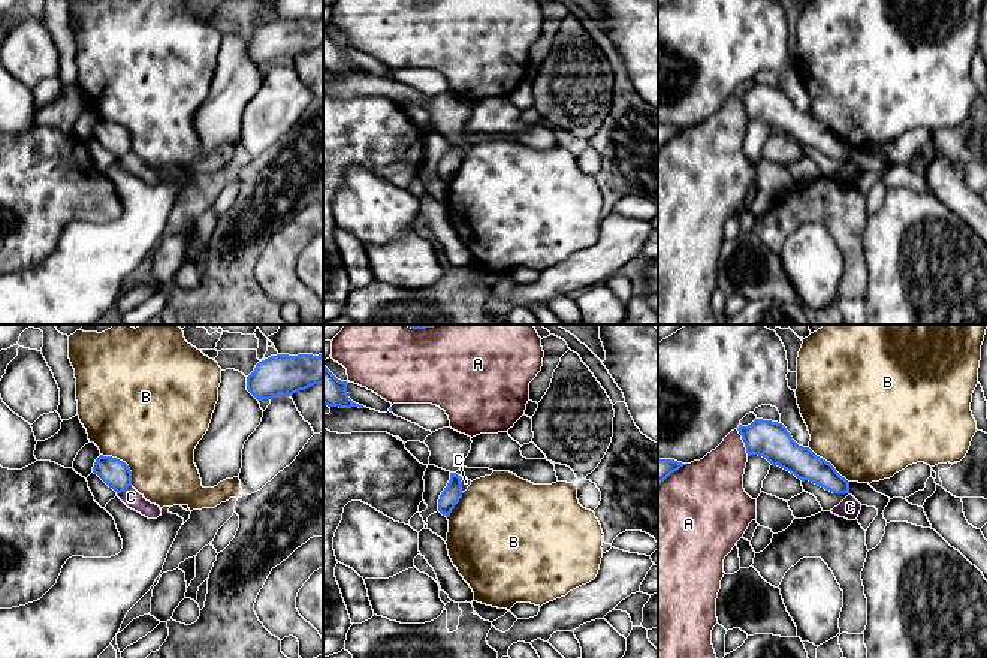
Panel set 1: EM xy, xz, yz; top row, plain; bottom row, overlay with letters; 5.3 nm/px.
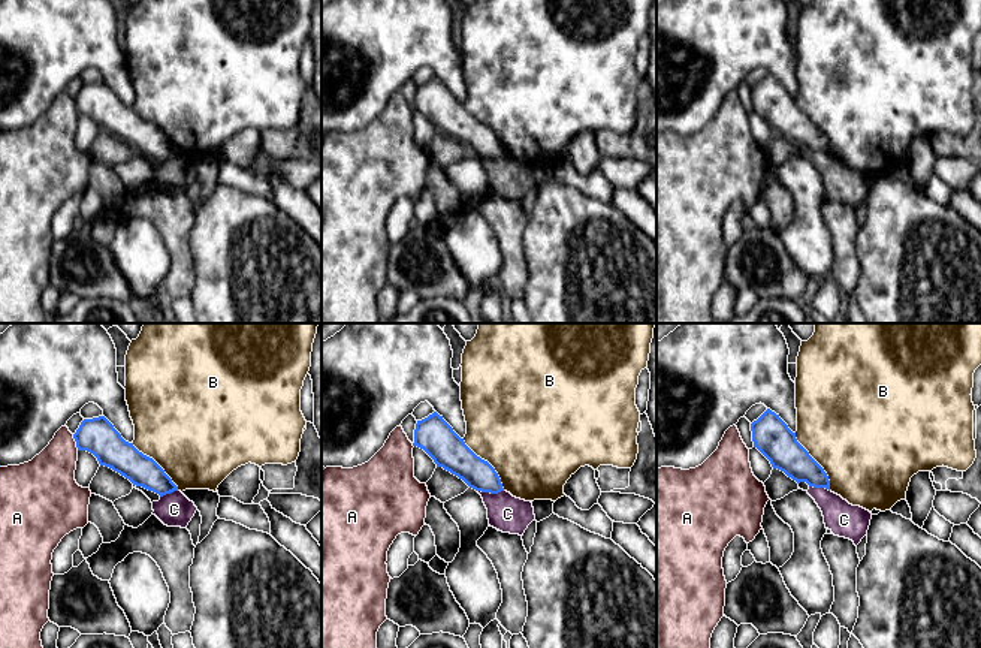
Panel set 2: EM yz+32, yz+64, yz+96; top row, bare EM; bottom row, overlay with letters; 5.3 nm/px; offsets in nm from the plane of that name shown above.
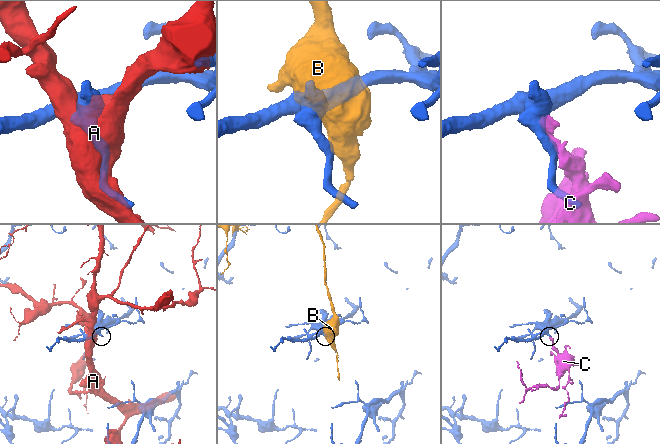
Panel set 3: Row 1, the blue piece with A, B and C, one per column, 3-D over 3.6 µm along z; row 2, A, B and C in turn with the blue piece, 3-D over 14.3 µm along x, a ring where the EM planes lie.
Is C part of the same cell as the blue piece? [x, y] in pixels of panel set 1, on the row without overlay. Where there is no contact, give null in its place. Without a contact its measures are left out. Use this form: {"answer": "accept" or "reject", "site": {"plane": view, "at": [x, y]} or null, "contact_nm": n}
{"answer": "reject", "site": {"plane": "xy", "at": [123, 154]}, "contact_nm": 90}

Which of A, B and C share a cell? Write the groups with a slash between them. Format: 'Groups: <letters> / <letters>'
Groups: A / B / C

